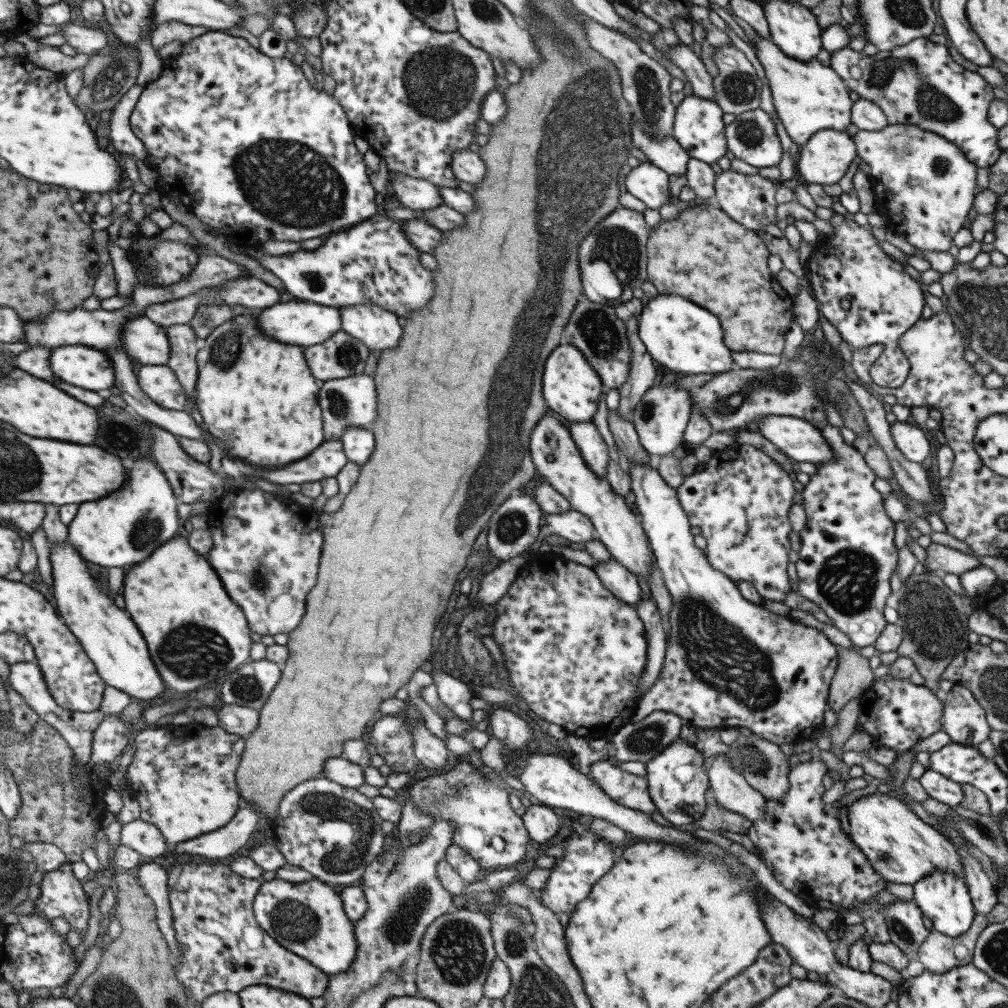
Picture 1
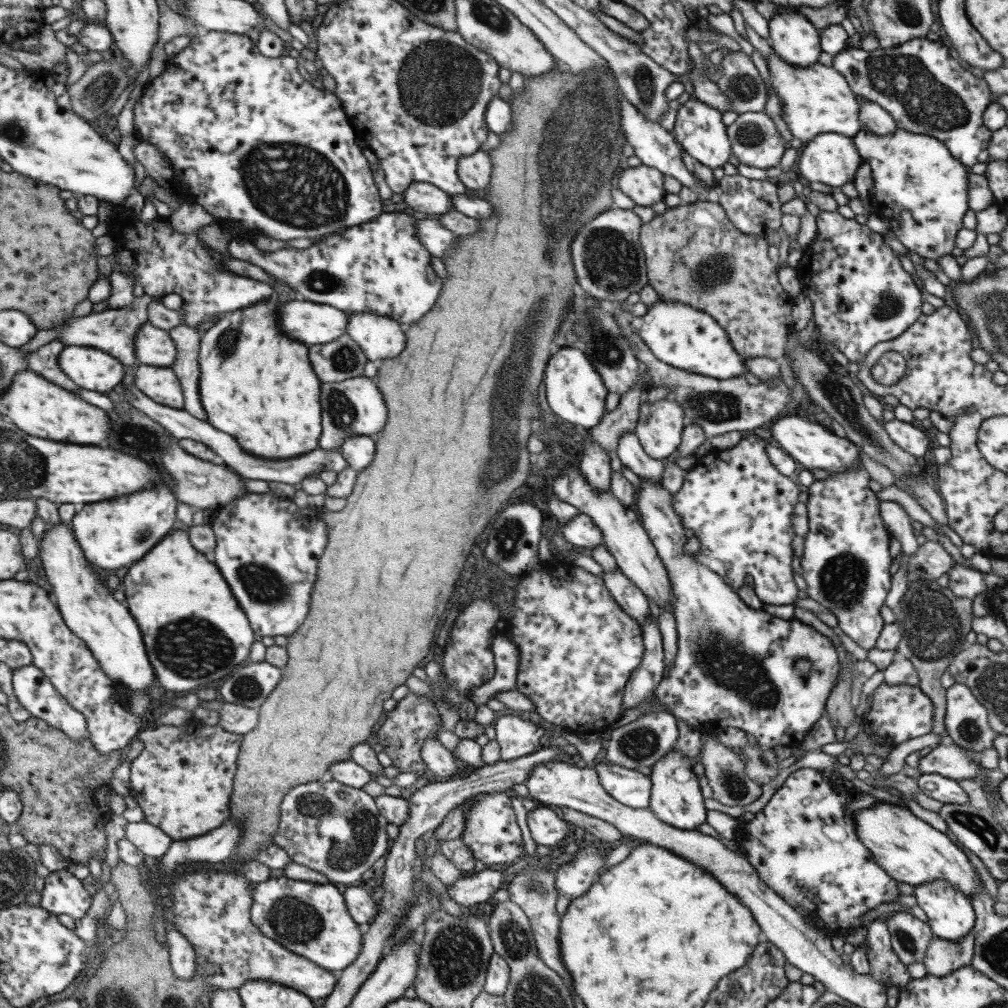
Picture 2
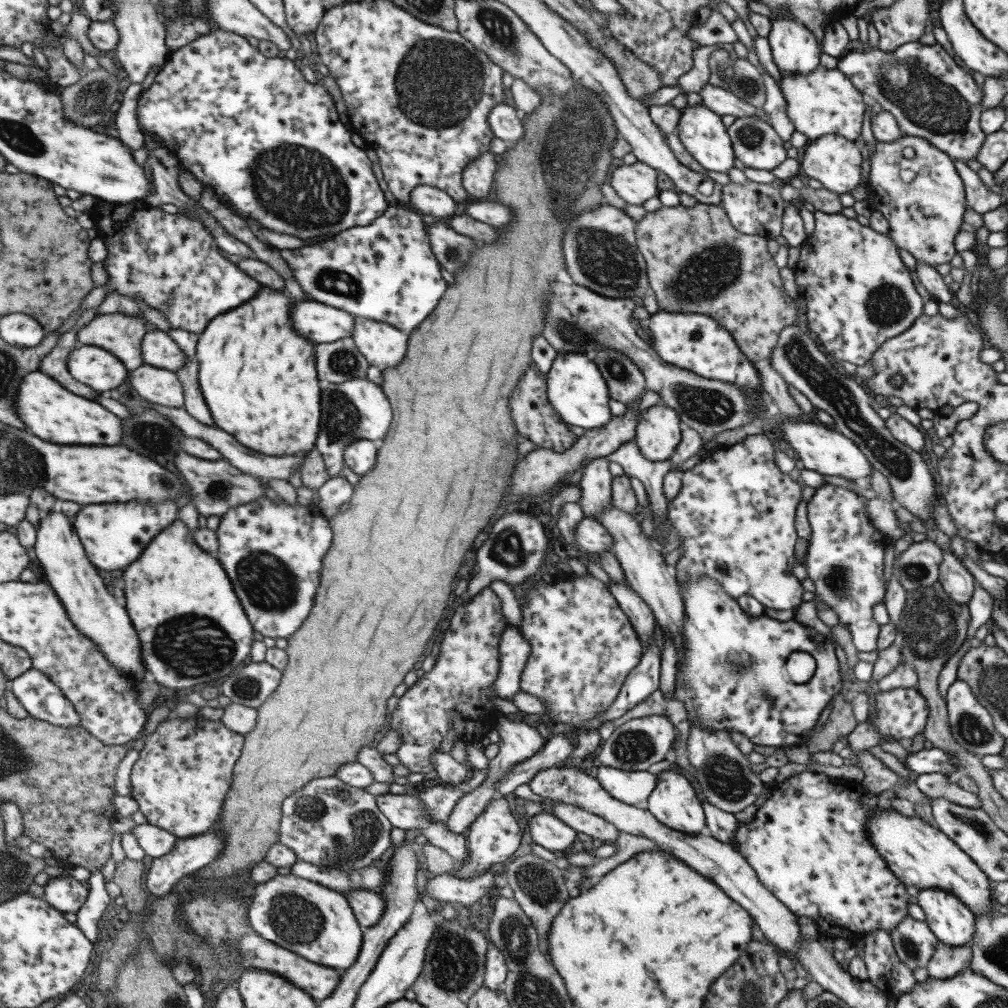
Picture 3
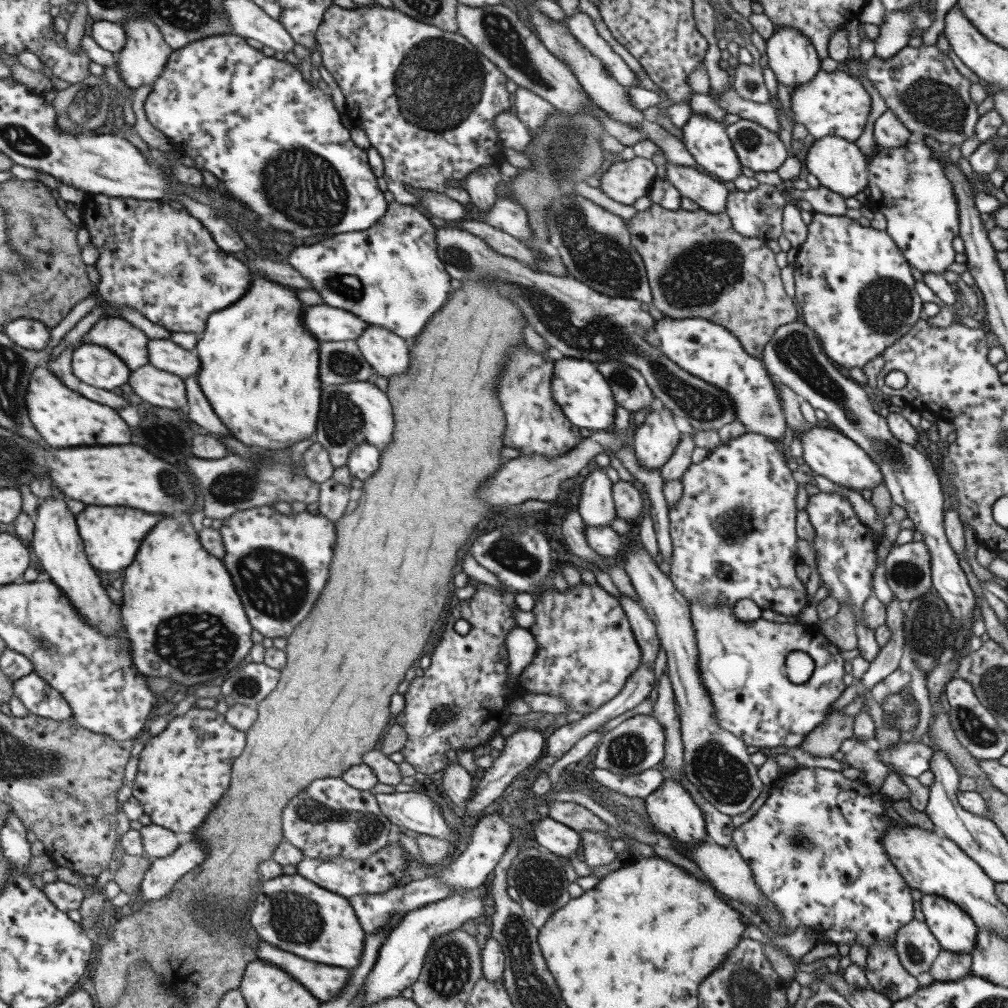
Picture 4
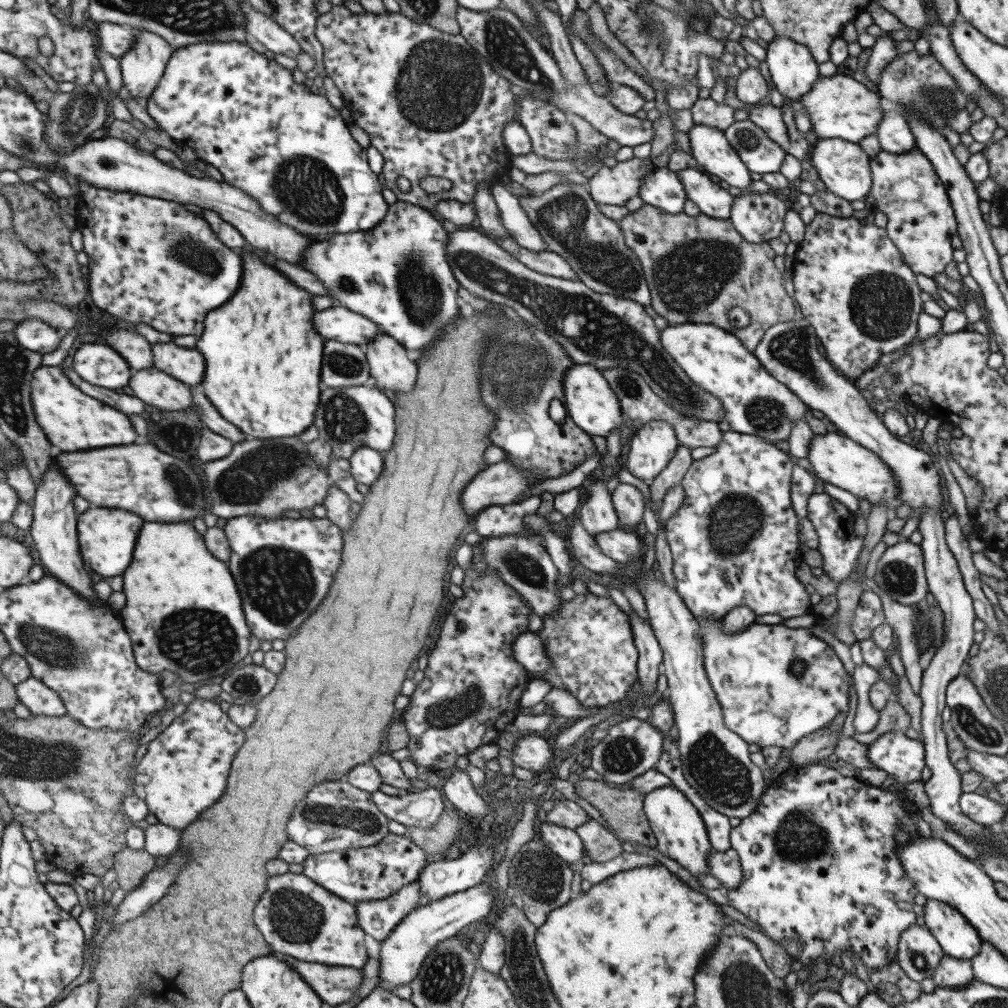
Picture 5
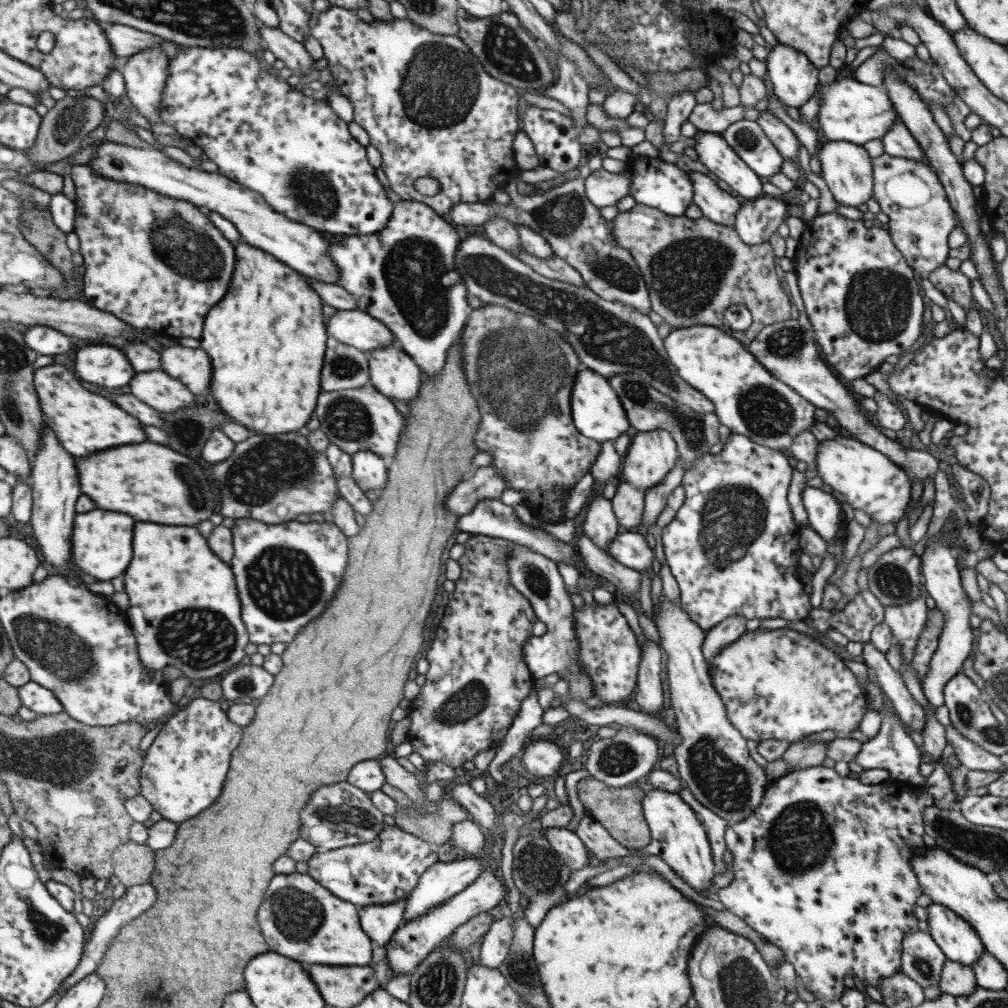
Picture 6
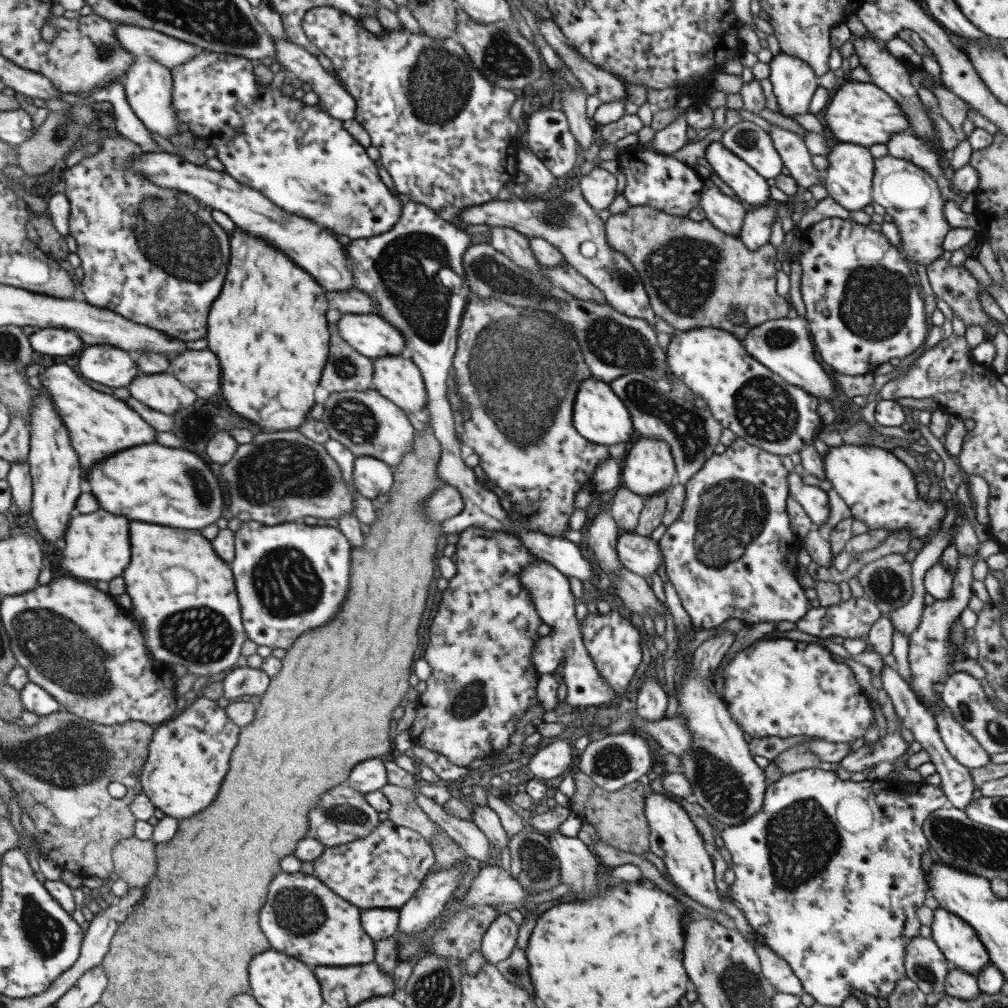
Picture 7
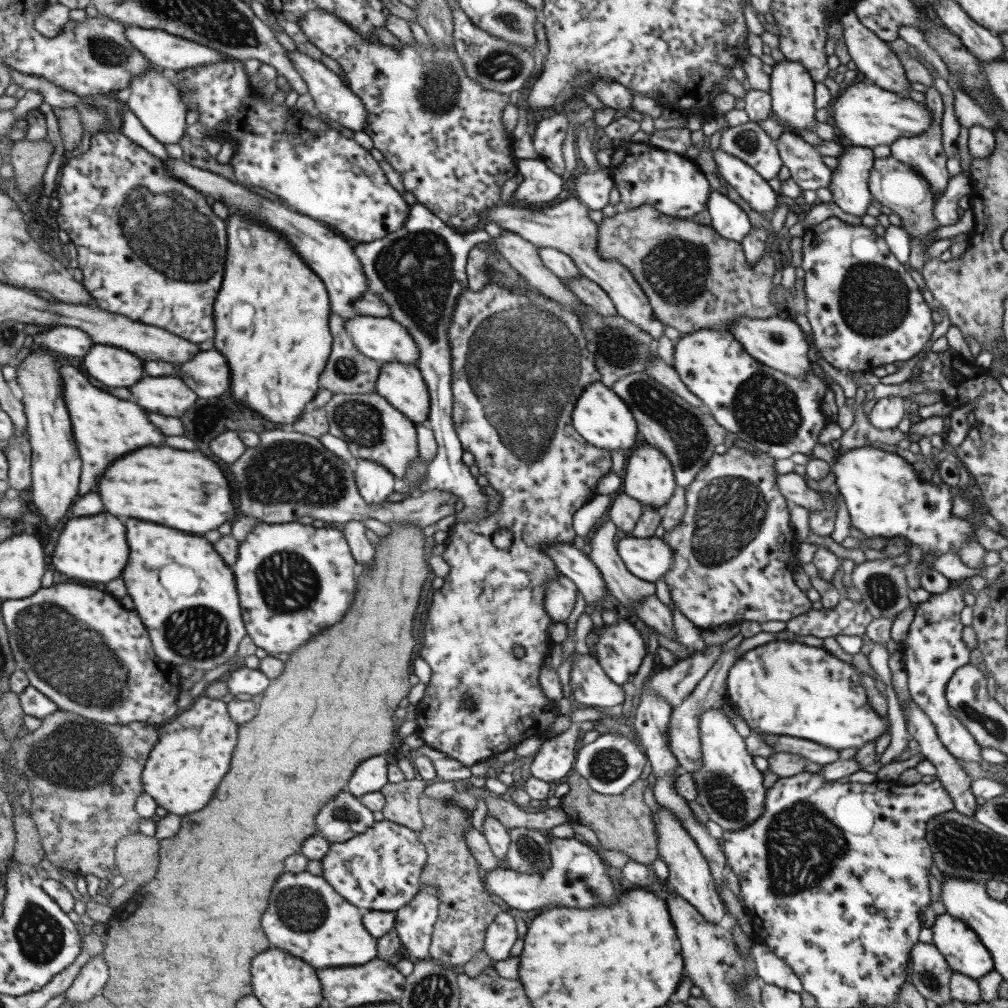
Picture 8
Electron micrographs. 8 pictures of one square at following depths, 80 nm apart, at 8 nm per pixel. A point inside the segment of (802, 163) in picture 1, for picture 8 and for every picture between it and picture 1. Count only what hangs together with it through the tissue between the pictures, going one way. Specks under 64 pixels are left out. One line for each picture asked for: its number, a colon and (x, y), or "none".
2: (831, 159)
3: (833, 161)
4: (838, 165)
5: (842, 166)
6: (846, 168)
7: (848, 177)
8: (848, 185)

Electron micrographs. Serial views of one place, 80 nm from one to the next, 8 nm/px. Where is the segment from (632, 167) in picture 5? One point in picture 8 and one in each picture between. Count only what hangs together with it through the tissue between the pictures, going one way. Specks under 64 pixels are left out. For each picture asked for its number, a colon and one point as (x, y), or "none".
6: (601, 188)
7: (597, 188)
8: (592, 188)

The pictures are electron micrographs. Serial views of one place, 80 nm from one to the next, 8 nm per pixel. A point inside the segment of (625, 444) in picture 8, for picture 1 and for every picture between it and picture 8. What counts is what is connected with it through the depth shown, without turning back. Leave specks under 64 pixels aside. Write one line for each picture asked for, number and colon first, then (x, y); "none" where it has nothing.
1: (570, 388)
2: (574, 391)
3: (575, 389)
4: (578, 389)
5: (588, 401)
6: (596, 412)
7: (598, 415)

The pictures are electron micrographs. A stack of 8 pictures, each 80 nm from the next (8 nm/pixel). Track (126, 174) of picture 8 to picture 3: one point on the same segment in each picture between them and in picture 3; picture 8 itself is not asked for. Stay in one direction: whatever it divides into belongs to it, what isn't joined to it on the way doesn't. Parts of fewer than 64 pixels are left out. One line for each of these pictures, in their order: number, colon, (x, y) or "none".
3: (169, 261)
4: (162, 262)
5: (149, 260)
6: (156, 263)
7: (153, 256)

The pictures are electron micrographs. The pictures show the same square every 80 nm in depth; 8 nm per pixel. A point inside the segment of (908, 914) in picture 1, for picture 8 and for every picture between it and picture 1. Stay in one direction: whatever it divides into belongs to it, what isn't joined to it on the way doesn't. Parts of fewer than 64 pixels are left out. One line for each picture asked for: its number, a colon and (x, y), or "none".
2: (909, 936)
3: (913, 942)
4: (915, 946)
5: (917, 953)
6: (921, 959)
7: (924, 964)
8: (930, 973)

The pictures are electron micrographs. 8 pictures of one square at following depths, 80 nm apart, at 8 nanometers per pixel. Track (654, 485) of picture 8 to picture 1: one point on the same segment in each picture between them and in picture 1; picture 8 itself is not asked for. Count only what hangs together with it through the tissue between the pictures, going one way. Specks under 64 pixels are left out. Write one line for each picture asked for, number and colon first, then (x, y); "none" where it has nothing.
1: (660, 417)
2: (659, 424)
3: (657, 433)
4: (653, 442)
5: (653, 444)
6: (650, 455)
7: (648, 467)

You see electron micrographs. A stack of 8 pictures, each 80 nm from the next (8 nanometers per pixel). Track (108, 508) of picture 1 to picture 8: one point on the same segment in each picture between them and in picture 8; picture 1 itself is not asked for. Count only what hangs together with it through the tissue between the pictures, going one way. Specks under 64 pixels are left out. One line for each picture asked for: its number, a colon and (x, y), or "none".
2: (112, 533)
3: (113, 535)
4: (111, 536)
5: (106, 535)
6: (101, 541)
7: (97, 547)
8: (92, 548)

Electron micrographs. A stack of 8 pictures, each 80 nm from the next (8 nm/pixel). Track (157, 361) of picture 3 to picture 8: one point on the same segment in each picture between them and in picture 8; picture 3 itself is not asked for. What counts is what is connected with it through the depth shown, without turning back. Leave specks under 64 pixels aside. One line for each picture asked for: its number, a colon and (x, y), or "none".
4: (163, 354)
5: (187, 365)
6: (192, 367)
7: (199, 371)
8: (206, 374)

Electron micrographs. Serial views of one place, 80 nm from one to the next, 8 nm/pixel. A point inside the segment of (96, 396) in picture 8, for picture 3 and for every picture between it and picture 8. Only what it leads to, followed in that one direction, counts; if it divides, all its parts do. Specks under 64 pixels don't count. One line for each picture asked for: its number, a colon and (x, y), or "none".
3: (48, 411)
4: (62, 418)
5: (70, 420)
6: (84, 422)
7: (98, 425)

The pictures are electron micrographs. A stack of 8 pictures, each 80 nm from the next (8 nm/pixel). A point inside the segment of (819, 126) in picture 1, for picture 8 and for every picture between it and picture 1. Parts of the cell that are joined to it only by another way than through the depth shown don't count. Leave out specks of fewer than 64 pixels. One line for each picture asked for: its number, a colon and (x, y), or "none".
2: (814, 100)
3: (823, 102)
4: (832, 104)
5: (839, 107)
6: (849, 110)
7: (857, 113)
8: (865, 115)

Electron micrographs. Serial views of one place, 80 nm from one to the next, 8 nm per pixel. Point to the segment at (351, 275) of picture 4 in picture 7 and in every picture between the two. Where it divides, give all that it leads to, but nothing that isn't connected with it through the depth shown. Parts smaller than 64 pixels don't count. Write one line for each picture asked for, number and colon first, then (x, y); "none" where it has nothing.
5: (395, 274)
6: (403, 276)
7: (412, 273)

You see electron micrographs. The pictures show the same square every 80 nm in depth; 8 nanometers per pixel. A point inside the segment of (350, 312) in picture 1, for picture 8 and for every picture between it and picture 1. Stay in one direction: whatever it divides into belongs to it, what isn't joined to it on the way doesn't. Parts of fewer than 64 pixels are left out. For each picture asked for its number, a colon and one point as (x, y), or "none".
2: (379, 337)
3: (380, 344)
4: (386, 353)
5: (389, 368)
6: (392, 372)
7: (395, 377)
8: (401, 385)

